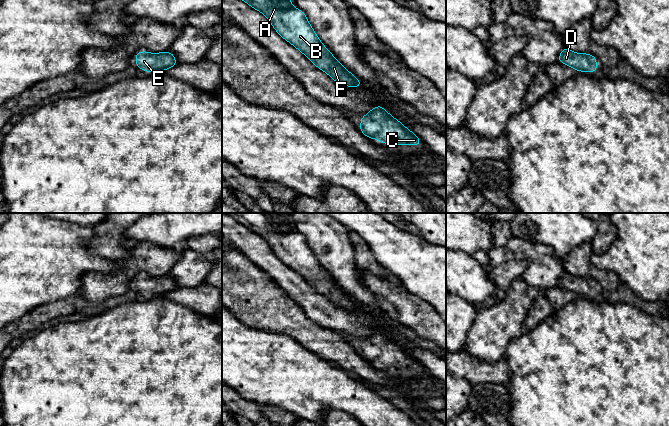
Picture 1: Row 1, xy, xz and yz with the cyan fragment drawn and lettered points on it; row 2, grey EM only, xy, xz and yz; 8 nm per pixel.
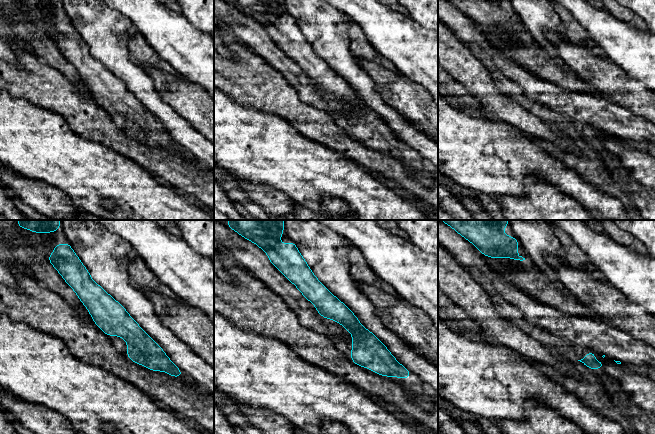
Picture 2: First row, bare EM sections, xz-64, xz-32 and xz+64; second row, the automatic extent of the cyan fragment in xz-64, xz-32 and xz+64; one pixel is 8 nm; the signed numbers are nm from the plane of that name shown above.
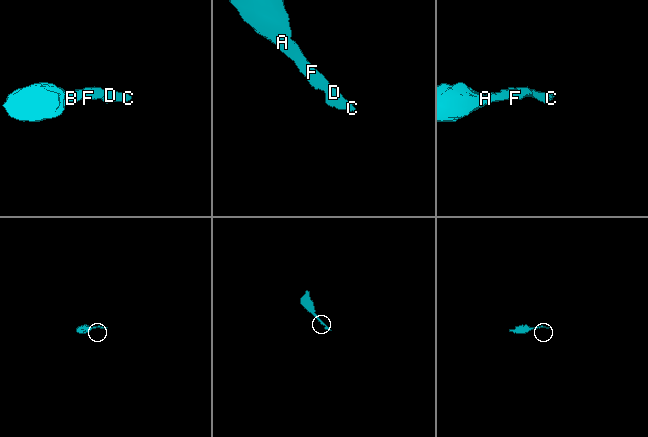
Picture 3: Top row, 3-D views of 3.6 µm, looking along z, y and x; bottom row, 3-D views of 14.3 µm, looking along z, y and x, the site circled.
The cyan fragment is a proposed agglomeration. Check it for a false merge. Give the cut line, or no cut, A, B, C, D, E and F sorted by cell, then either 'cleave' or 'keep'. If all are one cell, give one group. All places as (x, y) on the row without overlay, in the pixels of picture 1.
no cut | A B C D E F | keep

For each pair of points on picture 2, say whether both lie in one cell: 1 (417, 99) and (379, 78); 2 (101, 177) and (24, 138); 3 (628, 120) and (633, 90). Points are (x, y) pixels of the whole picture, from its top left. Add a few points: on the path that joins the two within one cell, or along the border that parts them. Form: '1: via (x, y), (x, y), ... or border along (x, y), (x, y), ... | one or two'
1: via (408, 98), (388, 83) | one
2: via (82, 169), (43, 147) | one
3: border along (608, 100), (627, 108), (644, 119) | two

